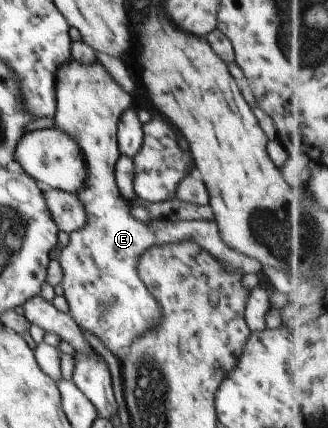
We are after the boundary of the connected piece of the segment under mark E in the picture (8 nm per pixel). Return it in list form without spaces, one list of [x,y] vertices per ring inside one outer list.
[[[70,58],[64,65],[61,65],[55,73],[55,98],[55,127],[76,139],[89,169],[85,188],[76,194],[84,206],[87,221],[81,230],[69,235],[68,245],[59,251],[57,257],[63,269],[61,285],[64,289],[64,297],[69,303],[69,313],[80,329],[97,335],[116,357],[121,357],[137,337],[140,337],[147,329],[153,328],[160,321],[162,310],[154,296],[150,295],[137,270],[139,257],[144,253],[144,250],[155,245],[194,240],[216,259],[219,259],[228,269],[238,270],[242,275],[261,272],[263,265],[257,259],[228,247],[223,242],[215,221],[168,222],[167,220],[154,220],[150,221],[152,225],[149,227],[147,223],[132,218],[130,207],[119,194],[114,175],[114,164],[121,154],[117,142],[117,125],[120,116],[131,107],[132,97],[123,87],[120,87],[120,84],[97,59],[95,62],[83,64]]]

